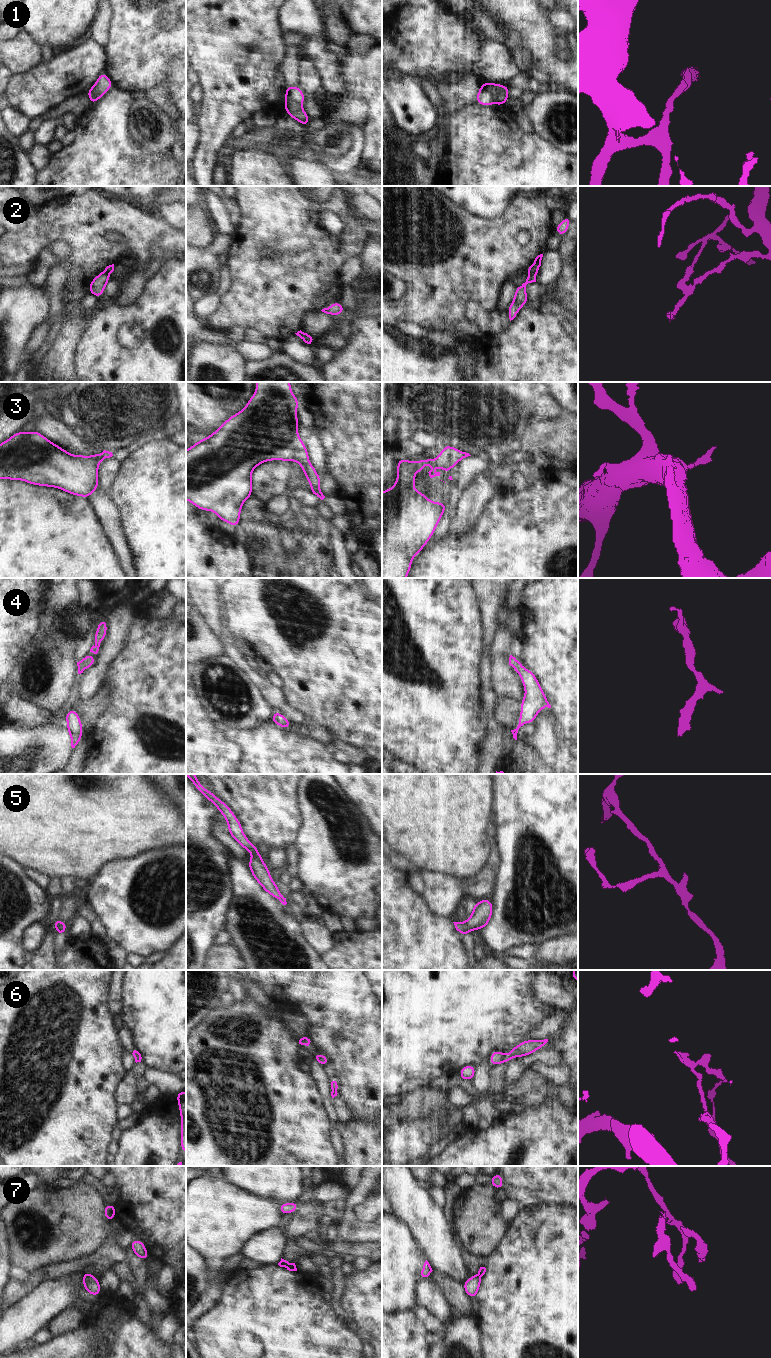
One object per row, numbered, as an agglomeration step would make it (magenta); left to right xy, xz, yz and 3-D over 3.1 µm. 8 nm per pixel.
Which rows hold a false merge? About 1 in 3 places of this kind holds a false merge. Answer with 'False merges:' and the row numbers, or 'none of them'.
False merges: 1, 2, 6, 7

